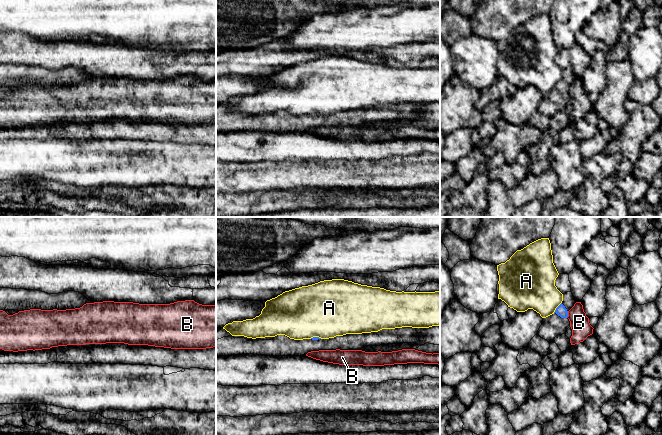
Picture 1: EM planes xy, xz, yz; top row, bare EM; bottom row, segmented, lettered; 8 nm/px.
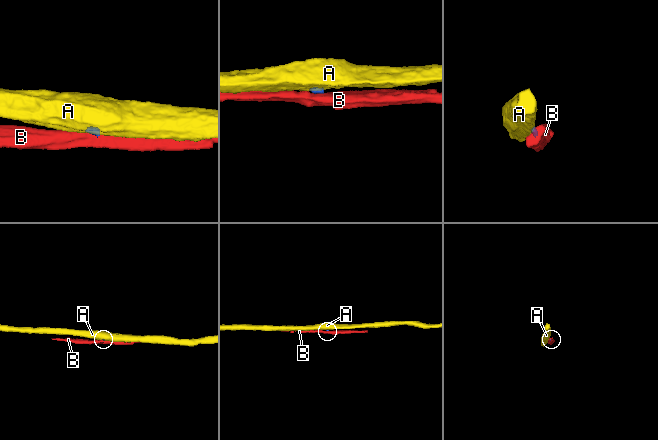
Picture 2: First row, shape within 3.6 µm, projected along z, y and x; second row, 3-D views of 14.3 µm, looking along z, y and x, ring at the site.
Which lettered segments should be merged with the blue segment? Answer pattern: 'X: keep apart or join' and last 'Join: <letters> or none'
A: keep apart
B: keep apart
Join: none

